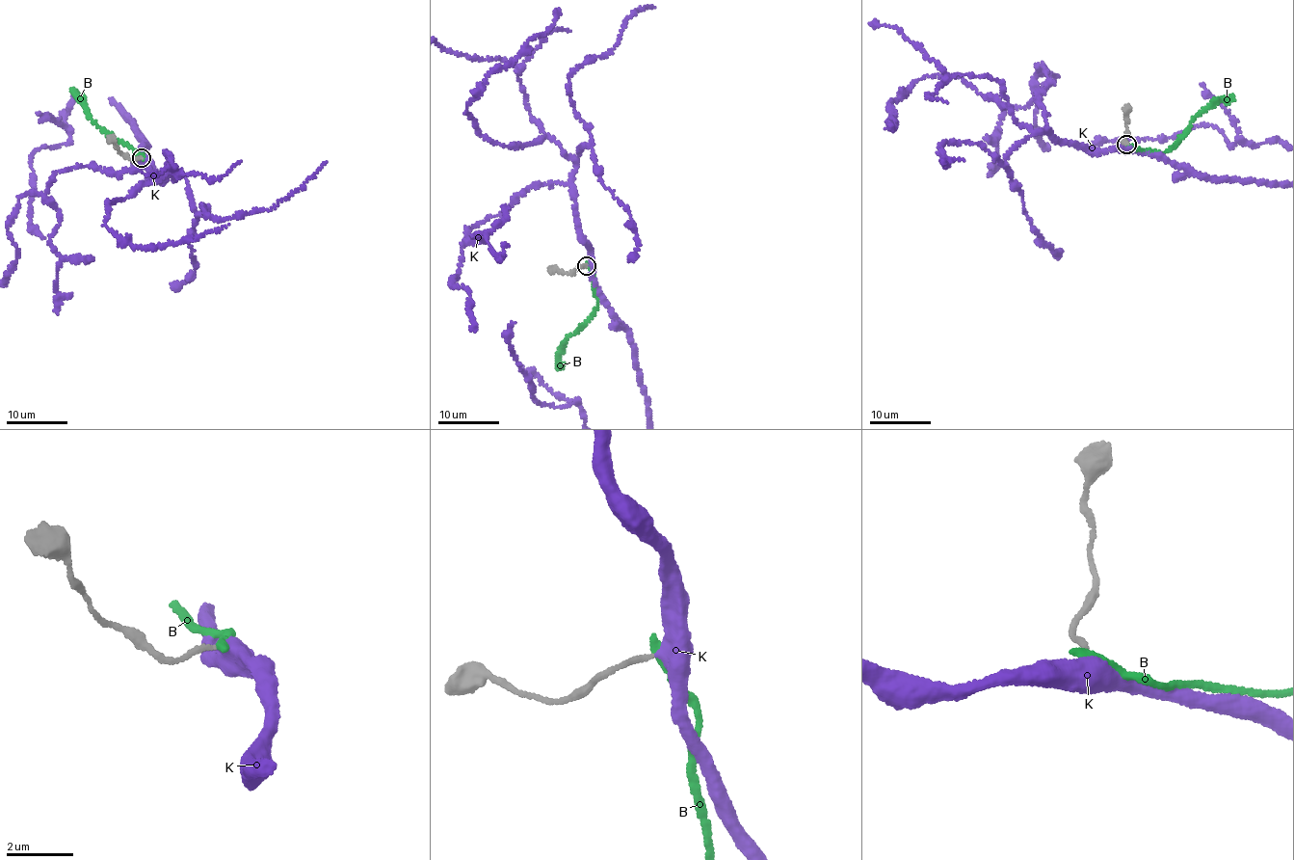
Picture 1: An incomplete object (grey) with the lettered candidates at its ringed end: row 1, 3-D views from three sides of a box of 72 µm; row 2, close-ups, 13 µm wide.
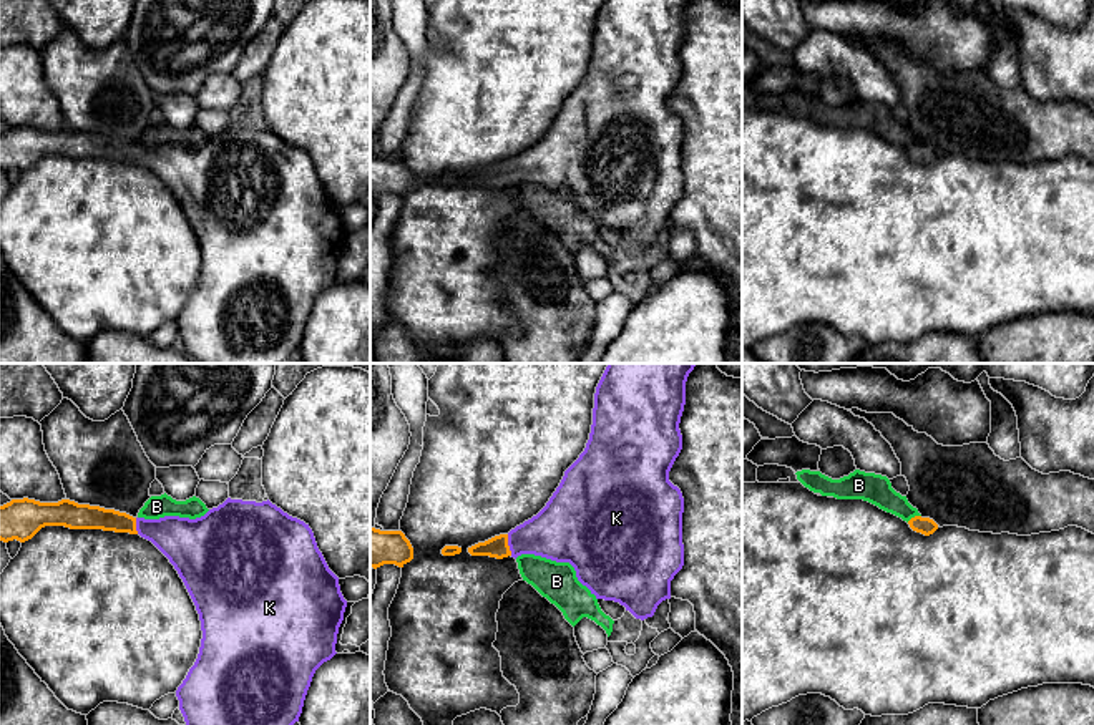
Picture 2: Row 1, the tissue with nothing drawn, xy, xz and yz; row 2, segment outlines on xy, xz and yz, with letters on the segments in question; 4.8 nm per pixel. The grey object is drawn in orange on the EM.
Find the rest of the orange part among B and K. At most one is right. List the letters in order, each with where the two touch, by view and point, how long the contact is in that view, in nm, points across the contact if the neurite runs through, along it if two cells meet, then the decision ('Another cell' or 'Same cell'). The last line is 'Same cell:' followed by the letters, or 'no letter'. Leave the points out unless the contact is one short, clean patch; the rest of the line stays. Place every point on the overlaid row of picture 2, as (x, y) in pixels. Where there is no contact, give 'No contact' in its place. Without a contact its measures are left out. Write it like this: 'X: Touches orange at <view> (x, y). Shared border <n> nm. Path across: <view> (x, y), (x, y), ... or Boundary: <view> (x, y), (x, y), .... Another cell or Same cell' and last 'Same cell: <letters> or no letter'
B: Touches orange at yz (915, 516). Shared border 80 nm. Boundary: yz (920, 515), (907, 521). Another cell
K: Touches orange at xz (507, 544). Shared border 110 nm. Path across: xz (497, 546), (507, 544), (556, 533). Same cell
Same cell: K

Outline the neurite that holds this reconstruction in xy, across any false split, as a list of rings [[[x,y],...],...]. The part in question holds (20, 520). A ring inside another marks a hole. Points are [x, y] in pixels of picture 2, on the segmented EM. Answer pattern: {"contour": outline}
{"contour": [[[23,498],[0,506],[0,541],[3,543],[13,539],[25,543],[45,526],[139,534],[174,566],[196,606],[203,630],[198,659],[176,690],[186,725],[294,725],[299,722],[315,670],[337,654],[337,634],[347,607],[339,577],[329,569],[309,524],[289,516],[269,499],[256,503],[227,498],[196,519],[133,518],[70,499],[40,503]]]}

